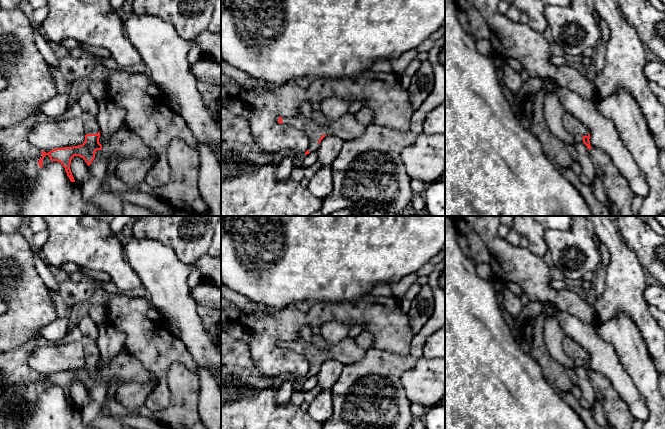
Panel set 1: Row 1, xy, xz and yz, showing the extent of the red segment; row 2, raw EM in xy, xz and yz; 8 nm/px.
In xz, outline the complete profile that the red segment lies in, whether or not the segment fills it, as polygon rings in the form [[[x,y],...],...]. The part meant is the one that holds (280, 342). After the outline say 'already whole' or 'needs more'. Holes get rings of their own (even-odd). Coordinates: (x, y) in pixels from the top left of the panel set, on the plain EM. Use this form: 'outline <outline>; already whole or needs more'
outline [[[313,335],[311,342],[307,342],[302,338],[295,341],[279,341],[278,347],[294,350],[308,360],[310,369],[305,379],[316,376],[319,367],[327,359],[333,359],[343,365],[348,365],[360,362],[366,353],[351,337],[346,337],[333,345],[327,343],[322,336]]]; needs more

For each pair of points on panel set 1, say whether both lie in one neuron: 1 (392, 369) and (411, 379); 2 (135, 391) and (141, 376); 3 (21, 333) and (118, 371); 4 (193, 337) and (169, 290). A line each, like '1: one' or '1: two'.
1: two
2: two
3: two
4: one

